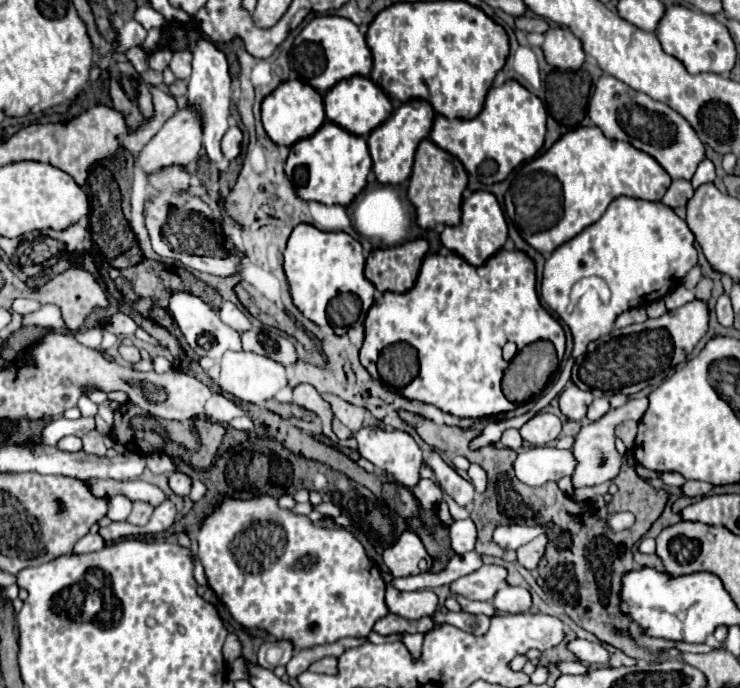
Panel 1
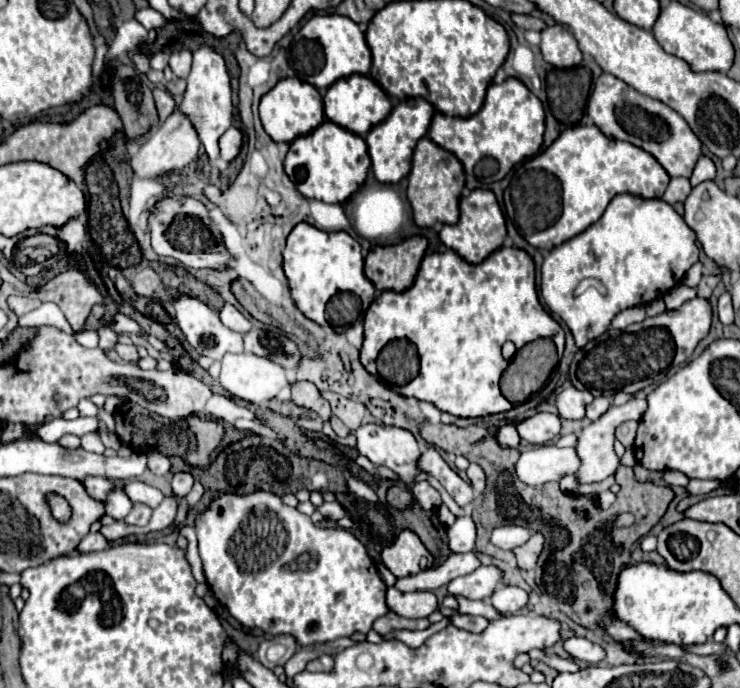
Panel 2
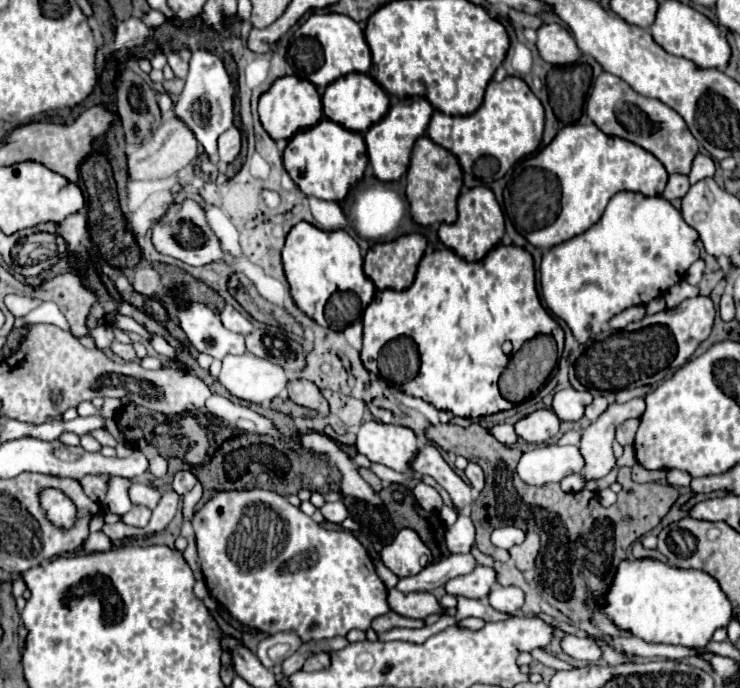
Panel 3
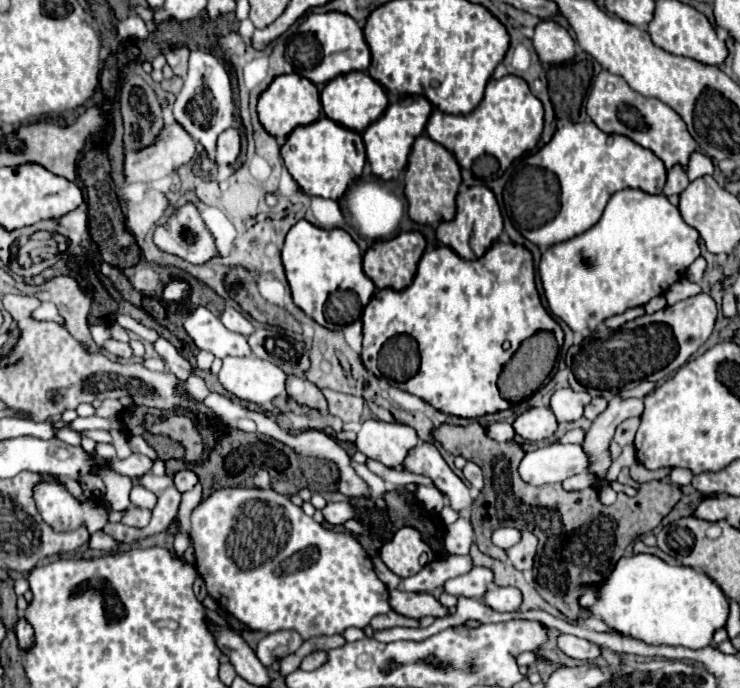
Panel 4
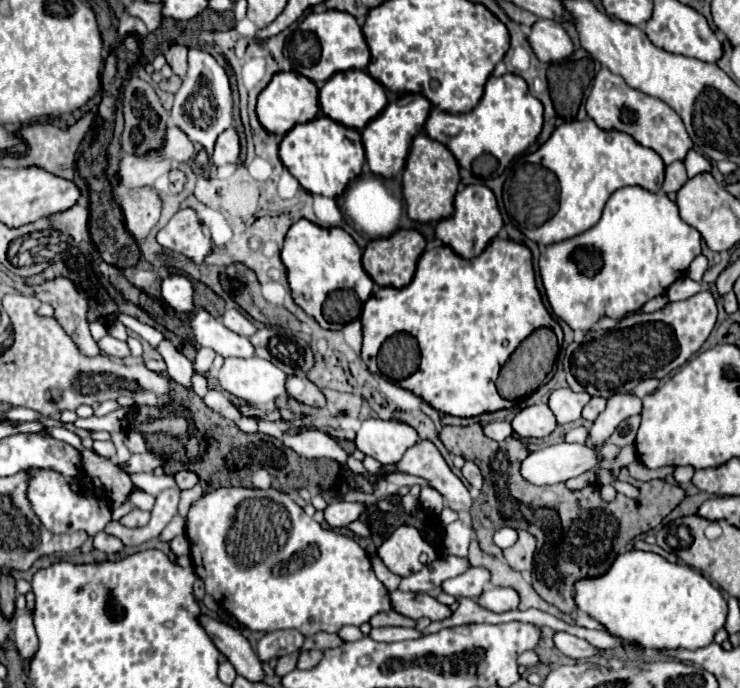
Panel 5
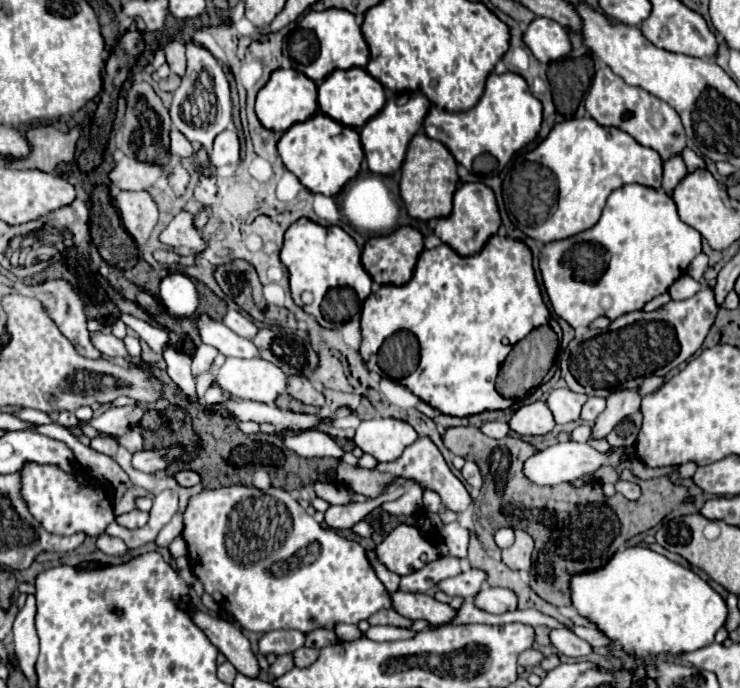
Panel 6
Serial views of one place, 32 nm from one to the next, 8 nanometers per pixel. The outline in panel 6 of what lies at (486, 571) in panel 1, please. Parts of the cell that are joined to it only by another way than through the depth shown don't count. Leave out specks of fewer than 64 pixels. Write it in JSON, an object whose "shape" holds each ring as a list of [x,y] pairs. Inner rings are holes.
{"shape":[[[470,568],[468,572],[460,572],[460,576],[452,576],[448,580],[442,580],[438,588],[448,596],[462,596],[462,598],[474,598],[480,588],[486,582],[486,574],[482,570]]]}

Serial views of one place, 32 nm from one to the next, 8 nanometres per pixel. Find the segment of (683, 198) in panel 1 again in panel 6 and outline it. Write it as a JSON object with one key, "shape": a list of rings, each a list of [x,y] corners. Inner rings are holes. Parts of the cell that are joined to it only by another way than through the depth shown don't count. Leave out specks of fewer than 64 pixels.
{"shape":[[[672,156],[670,160],[664,160],[664,176],[662,176],[662,190],[672,194],[676,184],[686,176],[686,164],[682,156]]]}

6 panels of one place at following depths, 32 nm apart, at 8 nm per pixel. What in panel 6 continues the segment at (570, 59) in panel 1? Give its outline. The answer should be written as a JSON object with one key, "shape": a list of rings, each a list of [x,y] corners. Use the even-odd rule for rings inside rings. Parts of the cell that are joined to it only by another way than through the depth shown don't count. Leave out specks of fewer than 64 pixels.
{"shape":[[[542,16],[534,18],[528,24],[526,32],[522,34],[522,40],[538,62],[560,60],[572,50],[568,32],[554,20],[548,20]]]}

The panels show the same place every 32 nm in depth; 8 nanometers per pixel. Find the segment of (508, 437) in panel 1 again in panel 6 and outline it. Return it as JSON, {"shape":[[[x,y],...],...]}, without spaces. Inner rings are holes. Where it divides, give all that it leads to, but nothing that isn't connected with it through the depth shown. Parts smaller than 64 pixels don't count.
{"shape":[[[484,422],[484,424],[480,426],[480,430],[482,430],[486,436],[496,438],[496,440],[504,438],[504,436],[510,432],[510,428],[508,428],[506,422]]]}

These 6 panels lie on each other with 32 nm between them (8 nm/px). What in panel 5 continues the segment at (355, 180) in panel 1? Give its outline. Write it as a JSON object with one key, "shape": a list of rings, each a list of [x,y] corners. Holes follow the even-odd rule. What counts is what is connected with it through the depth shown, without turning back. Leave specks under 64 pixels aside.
{"shape":[[[322,114],[310,122],[296,124],[292,130],[288,130],[278,148],[288,172],[308,192],[330,198],[342,194],[346,184],[360,174],[364,164],[364,146],[360,140],[360,132],[354,128],[346,128]]]}

